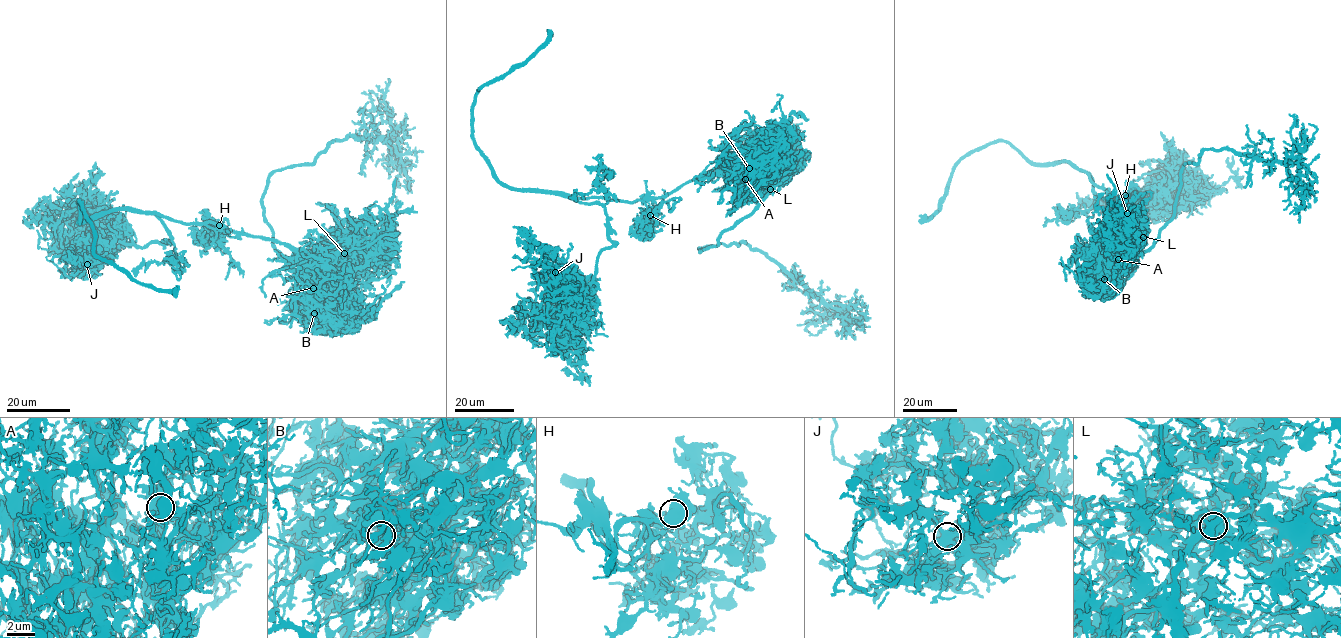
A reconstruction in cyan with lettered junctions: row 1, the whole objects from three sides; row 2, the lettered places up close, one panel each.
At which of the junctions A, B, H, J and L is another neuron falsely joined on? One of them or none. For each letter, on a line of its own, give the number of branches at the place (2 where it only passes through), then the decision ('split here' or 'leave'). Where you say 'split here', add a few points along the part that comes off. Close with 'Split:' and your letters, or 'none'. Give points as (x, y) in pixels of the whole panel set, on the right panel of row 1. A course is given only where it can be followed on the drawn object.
A: 5 | leave
B: 5 | split here | (1104, 279), (1105, 246), (1149, 251), (1173, 216), (1183, 165), (1205, 150), (1281, 161), (1304, 192), (1289, 213)
H: 4 | leave
J: 5 | leave
L: 5 | leave
Split: B

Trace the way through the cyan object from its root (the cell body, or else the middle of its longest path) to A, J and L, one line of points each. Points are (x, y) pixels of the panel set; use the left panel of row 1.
A: (298, 258), (304, 276), (305, 305), (304, 295), (313, 288)
J: (298, 258), (282, 243), (155, 213), (171, 240), (143, 247), (97, 239), (87, 264)
L: (298, 258), (299, 263), (311, 259), (318, 261), (332, 252), (337, 251), (338, 257), (344, 253)

